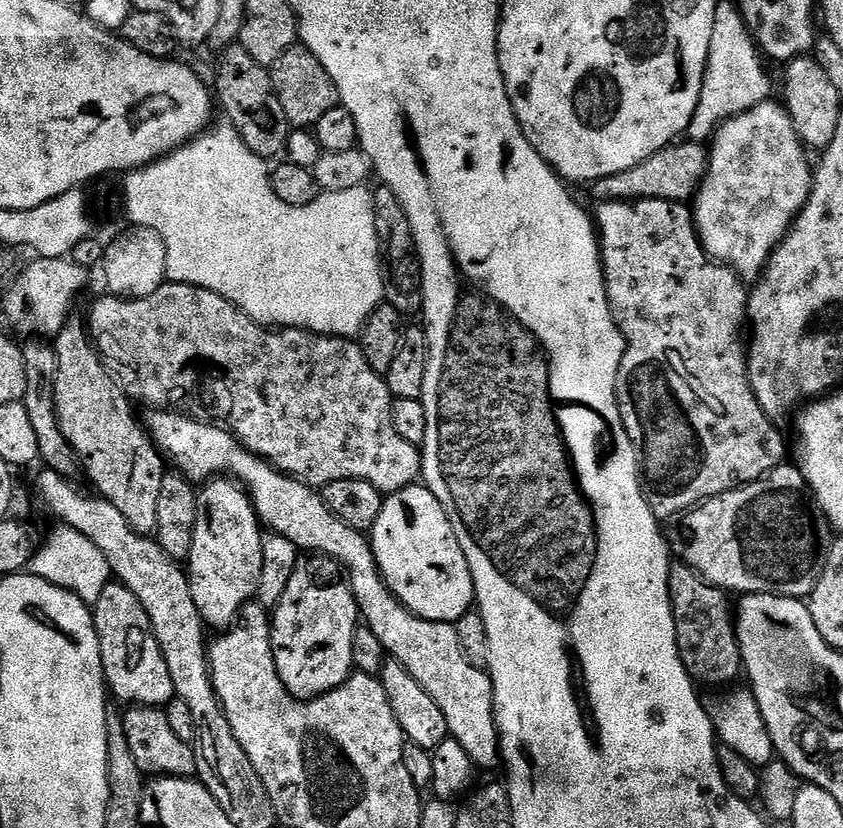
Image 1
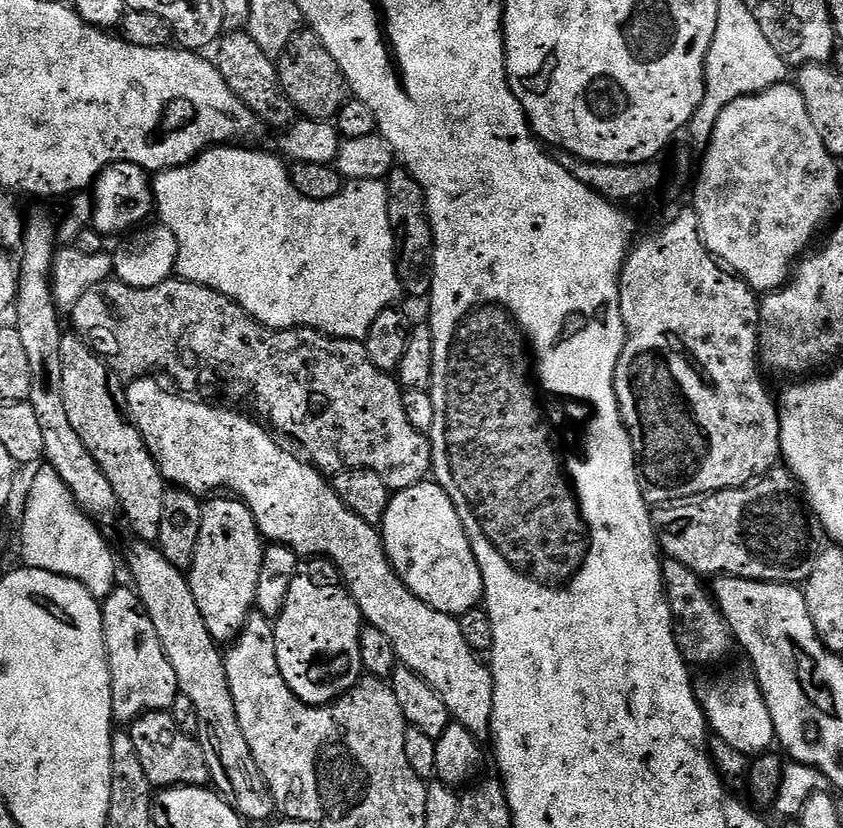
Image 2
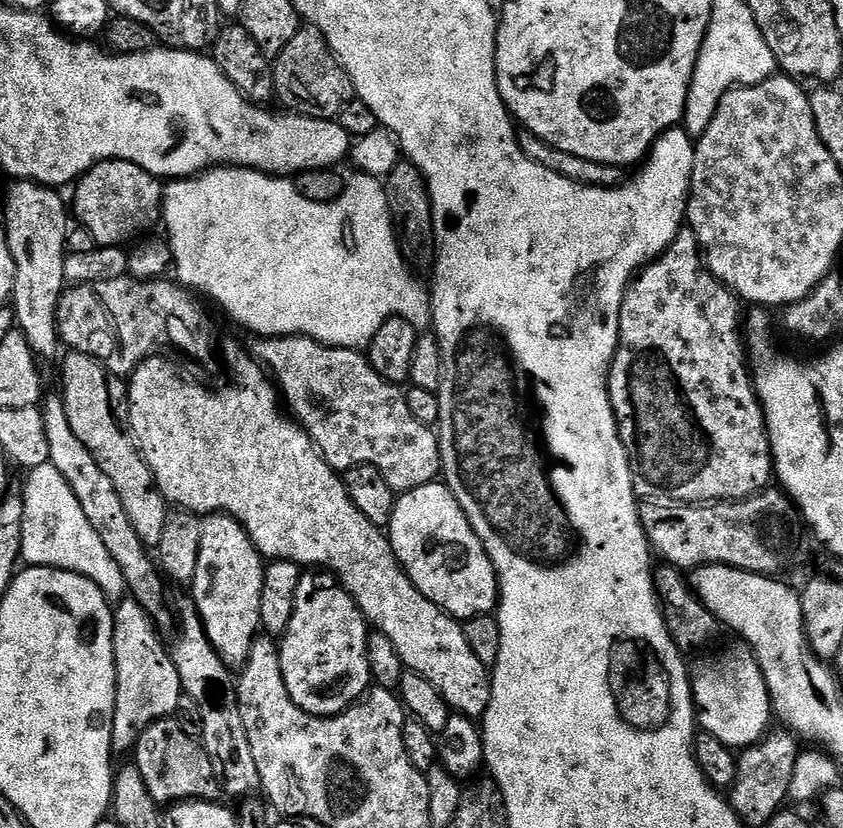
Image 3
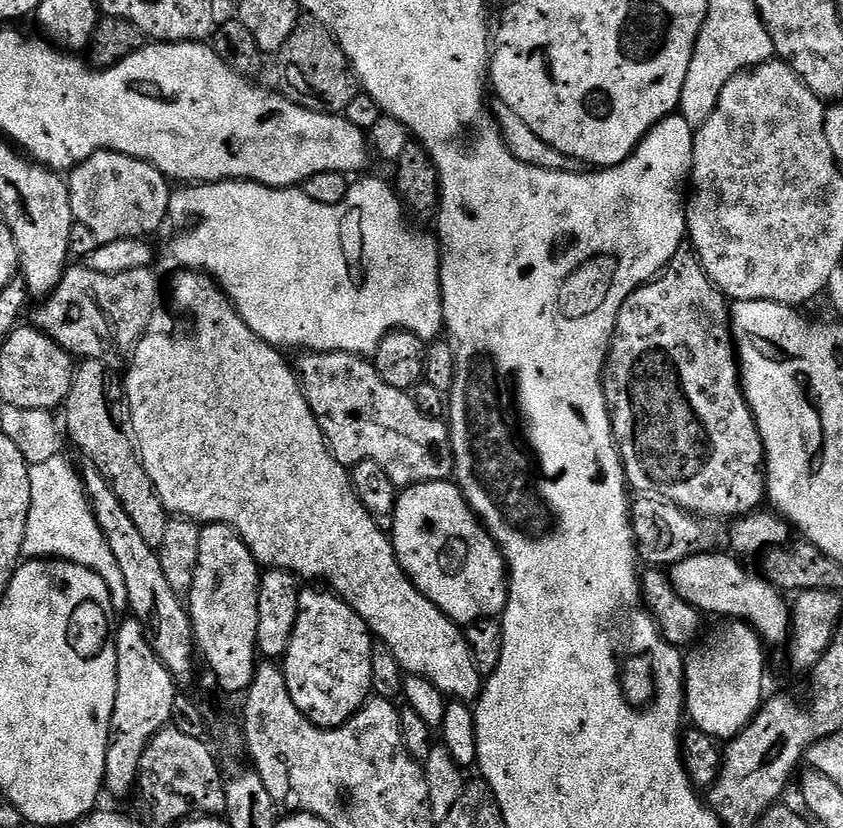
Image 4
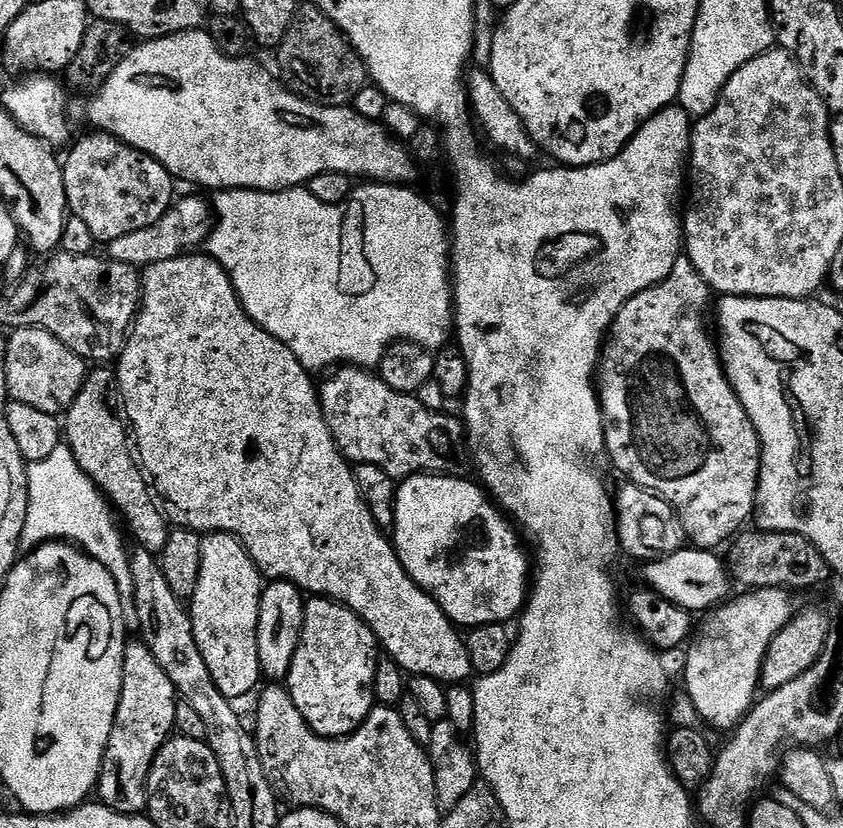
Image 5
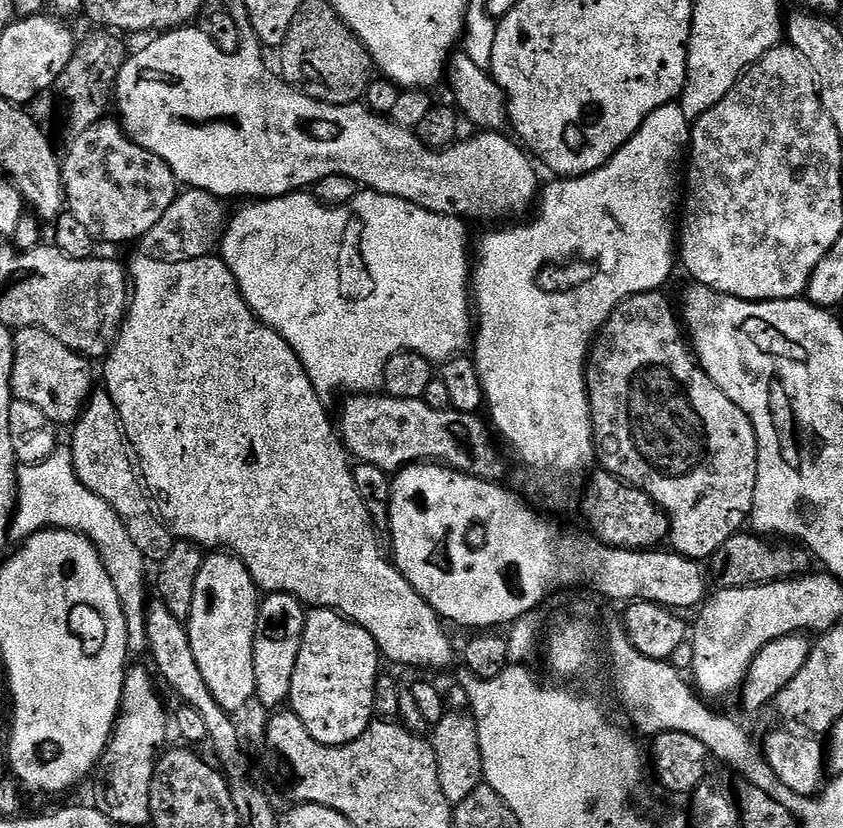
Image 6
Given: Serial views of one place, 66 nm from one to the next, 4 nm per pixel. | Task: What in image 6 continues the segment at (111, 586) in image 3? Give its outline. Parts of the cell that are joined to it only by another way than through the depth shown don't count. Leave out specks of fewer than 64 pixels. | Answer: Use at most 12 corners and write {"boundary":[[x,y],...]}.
{"boundary":[[71,447],[19,473],[11,535],[84,533],[148,642],[146,561],[122,518],[80,481]]}

